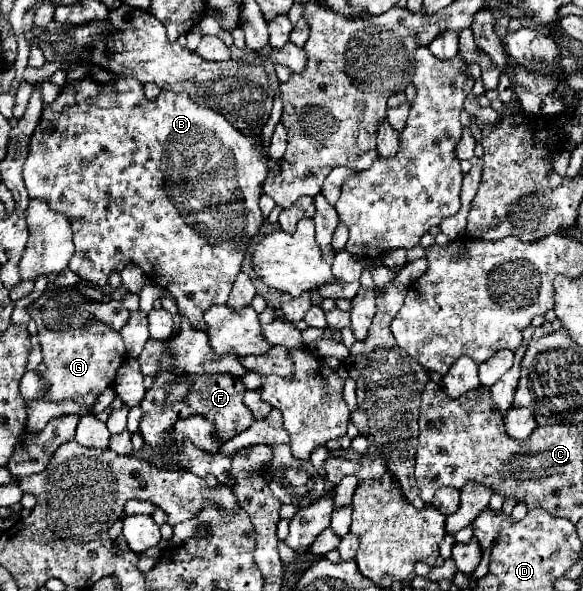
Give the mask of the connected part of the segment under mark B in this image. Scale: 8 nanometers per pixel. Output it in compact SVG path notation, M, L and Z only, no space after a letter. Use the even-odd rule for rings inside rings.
M83 78L61 92L51 104L43 106L41 119L31 135L29 154L23 168L23 182L29 192L31 200L43 200L49 204L51 210L61 212L67 216L71 230L73 230L73 244L75 252L69 260L69 268L81 276L87 278L95 286L105 286L111 272L121 272L125 266L135 264L139 266L145 276L157 284L159 288L171 292L177 300L179 314L185 314L193 328L205 332L203 312L209 310L213 304L225 304L229 298L229 290L233 288L233 282L237 274L241 272L241 262L245 258L247 248L251 246L251 240L257 236L263 216L259 210L259 198L261 198L261 182L267 178L267 160L261 158L261 140L247 138L239 130L235 130L225 116L221 116L217 110L211 110L207 106L199 106L189 98L185 92L169 92L161 90L161 94L155 100L147 100L143 94L143 84L139 84L135 78L127 78L127 90L117 92L113 88L99 88L99 94L95 92L97 86L103 86L101 82L93 78ZM209 200L231 200L227 204L209 206Z

